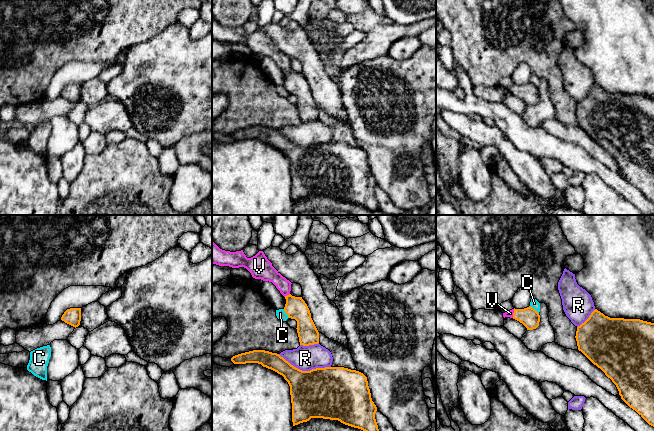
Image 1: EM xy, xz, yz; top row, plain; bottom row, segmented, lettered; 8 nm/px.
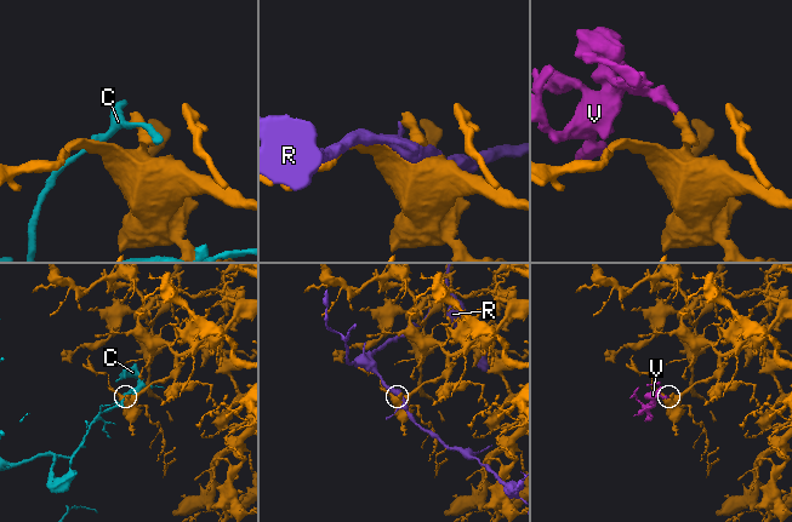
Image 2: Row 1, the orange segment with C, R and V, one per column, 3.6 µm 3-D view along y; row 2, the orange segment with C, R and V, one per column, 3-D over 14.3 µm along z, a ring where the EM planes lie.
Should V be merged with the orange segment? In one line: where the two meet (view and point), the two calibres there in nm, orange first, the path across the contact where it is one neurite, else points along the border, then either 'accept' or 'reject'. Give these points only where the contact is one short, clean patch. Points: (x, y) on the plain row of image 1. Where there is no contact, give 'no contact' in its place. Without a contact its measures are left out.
yz (513, 89) | 160/50 nm | across yz (529, 93), (513, 89), (510, 89) | accept

